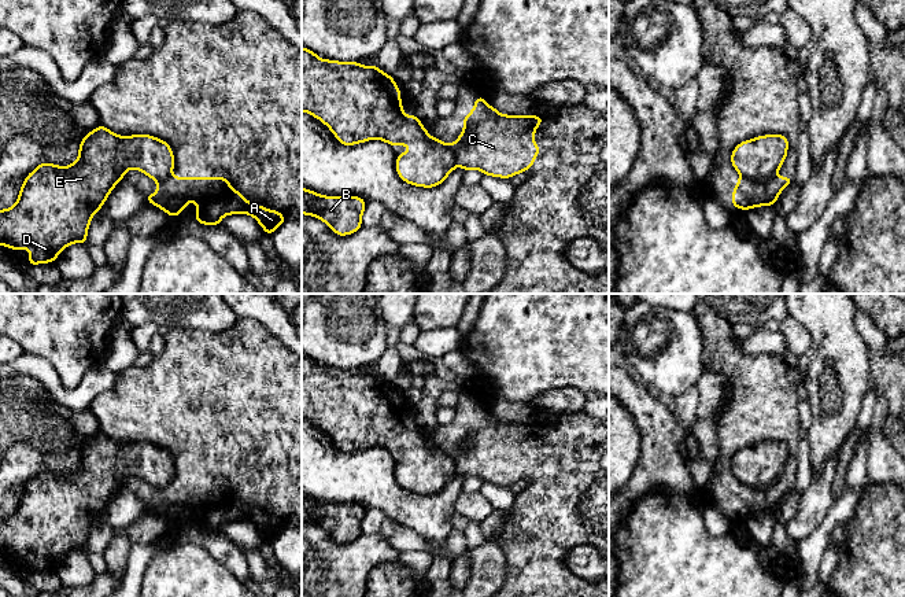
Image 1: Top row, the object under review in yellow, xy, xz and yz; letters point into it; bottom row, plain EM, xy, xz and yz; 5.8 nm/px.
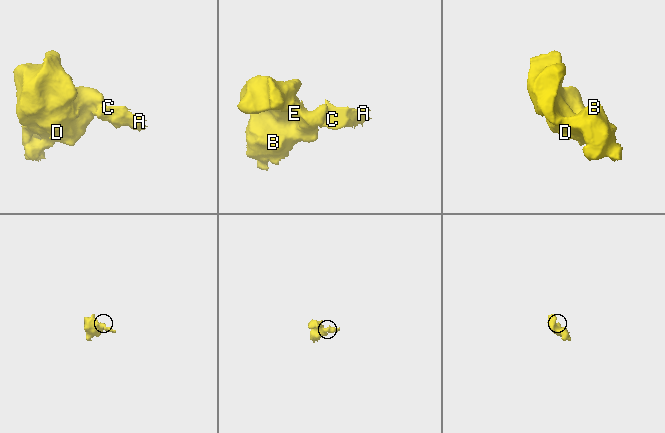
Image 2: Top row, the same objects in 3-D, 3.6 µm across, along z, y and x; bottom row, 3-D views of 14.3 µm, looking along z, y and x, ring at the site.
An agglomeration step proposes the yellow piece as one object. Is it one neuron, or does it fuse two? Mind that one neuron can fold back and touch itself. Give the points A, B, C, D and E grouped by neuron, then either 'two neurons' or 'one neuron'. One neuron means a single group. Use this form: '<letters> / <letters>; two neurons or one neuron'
A C / B D E; two neurons

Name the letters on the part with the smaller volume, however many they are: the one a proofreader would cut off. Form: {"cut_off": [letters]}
{"cut_off": ["A", "C"]}

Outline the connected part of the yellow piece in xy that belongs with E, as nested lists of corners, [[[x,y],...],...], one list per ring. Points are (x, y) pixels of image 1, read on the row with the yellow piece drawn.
[[[103,125],[85,134],[78,150],[78,159],[67,167],[49,162],[40,163],[25,178],[16,203],[0,210],[0,244],[12,250],[29,248],[29,266],[55,262],[60,251],[73,243],[88,244],[86,233],[92,217],[104,206],[107,196],[128,169],[140,170],[154,180],[167,178],[174,169],[173,150],[166,141],[149,134],[117,136]]]

